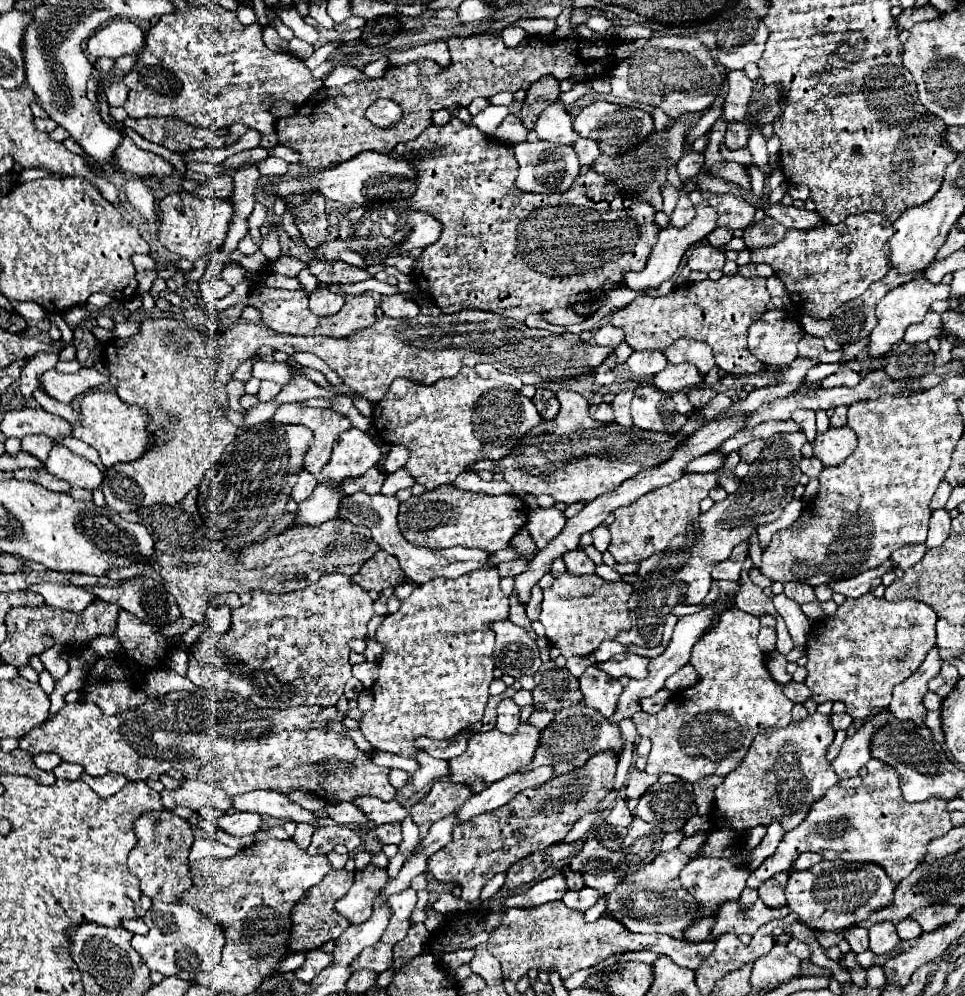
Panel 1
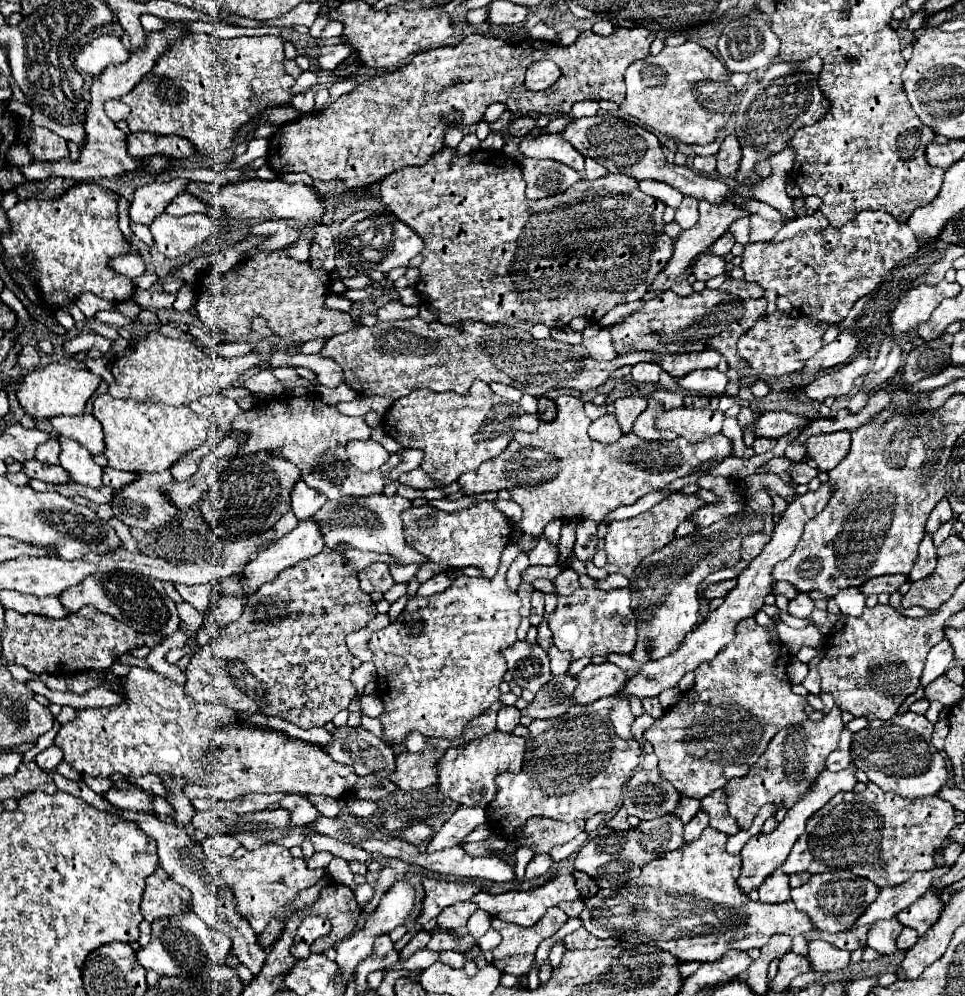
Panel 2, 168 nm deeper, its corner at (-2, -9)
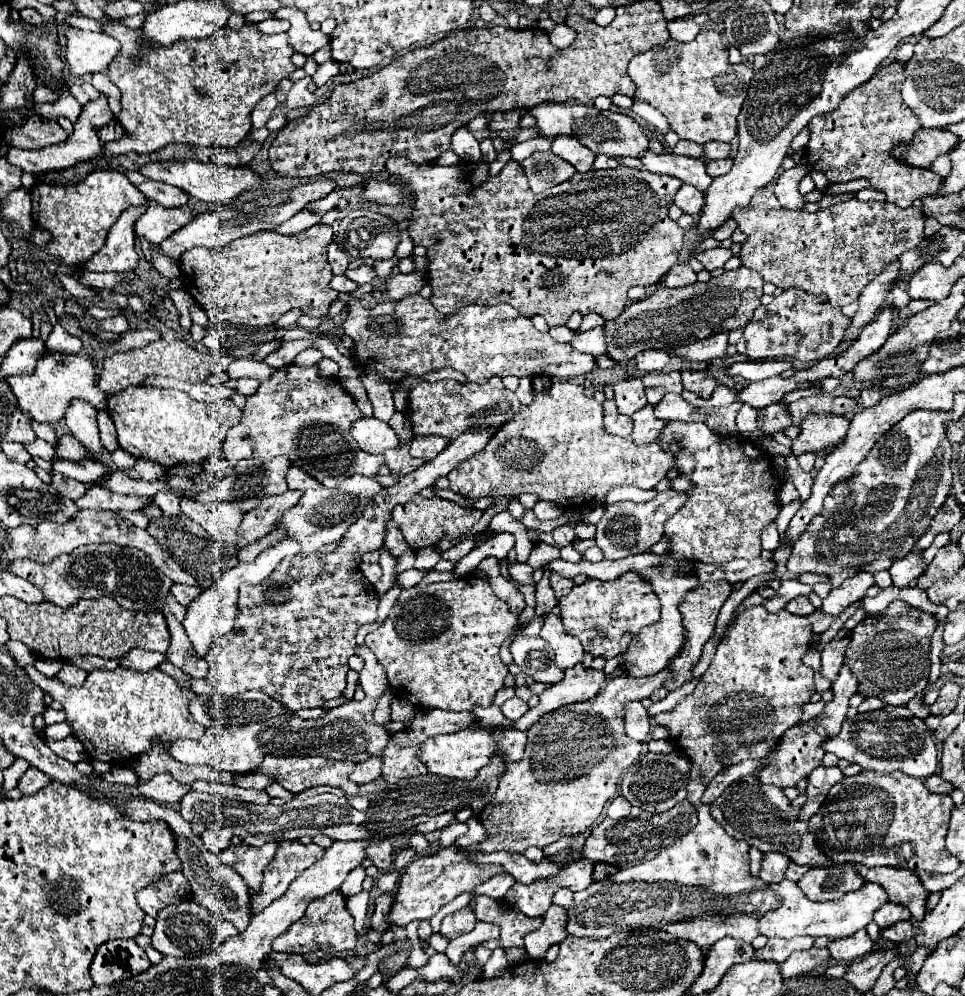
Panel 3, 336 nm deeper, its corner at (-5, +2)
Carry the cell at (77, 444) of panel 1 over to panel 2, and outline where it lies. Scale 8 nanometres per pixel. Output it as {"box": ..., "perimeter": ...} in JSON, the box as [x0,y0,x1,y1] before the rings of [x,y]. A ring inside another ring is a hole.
{"box":[102,466,136,488],"perimeter":[[[104,466],[102,470],[104,470],[102,472],[102,482],[110,488],[122,488],[122,484],[126,486],[128,482],[132,482],[136,478],[136,474],[132,474],[132,472],[120,472],[120,470],[114,470],[110,466]]]}

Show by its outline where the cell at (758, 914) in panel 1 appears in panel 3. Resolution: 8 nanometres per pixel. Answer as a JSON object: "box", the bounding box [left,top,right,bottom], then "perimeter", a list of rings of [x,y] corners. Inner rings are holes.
{"box":[567,801,887,949],"perimeter":[[[697,801],[699,823],[671,847],[659,851],[659,855],[641,865],[621,869],[609,879],[595,881],[587,889],[573,895],[573,909],[567,909],[567,935],[573,937],[607,937],[625,929],[661,929],[681,939],[693,941],[703,949],[709,949],[715,941],[723,937],[735,937],[745,943],[751,943],[757,935],[765,937],[801,937],[801,935],[831,935],[831,937],[849,937],[857,929],[863,929],[873,921],[873,913],[887,903],[887,895],[881,885],[865,883],[853,893],[845,893],[841,901],[809,901],[801,889],[783,879],[777,885],[769,885],[749,873],[749,845],[745,841],[735,841],[725,833],[725,829],[709,815],[709,805]]]}

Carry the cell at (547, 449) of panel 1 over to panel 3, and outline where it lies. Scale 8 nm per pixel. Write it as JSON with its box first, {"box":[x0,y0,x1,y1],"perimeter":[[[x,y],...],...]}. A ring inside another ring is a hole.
{"box":[447,381,679,509],"perimeter":[[[557,381],[557,383],[551,385],[549,391],[545,391],[545,393],[535,393],[531,405],[521,407],[521,411],[517,413],[517,417],[513,417],[513,421],[507,421],[507,423],[503,425],[503,429],[499,429],[499,431],[493,435],[493,439],[485,445],[485,449],[483,449],[481,453],[475,453],[473,457],[467,457],[465,461],[461,461],[461,465],[457,465],[457,469],[453,469],[453,473],[449,473],[447,479],[449,479],[449,489],[451,489],[453,493],[457,493],[457,495],[461,495],[461,497],[467,497],[467,499],[473,499],[473,501],[477,501],[477,499],[481,499],[481,497],[501,497],[501,495],[515,495],[515,497],[517,497],[517,495],[521,495],[521,493],[535,493],[535,495],[539,495],[539,499],[543,499],[543,501],[553,501],[553,503],[559,503],[559,505],[565,507],[565,509],[575,509],[575,507],[585,505],[583,501],[591,501],[591,499],[603,501],[605,495],[609,493],[609,489],[615,487],[615,485],[633,485],[633,487],[639,487],[639,489],[653,489],[653,487],[667,475],[667,471],[673,469],[673,463],[675,463],[673,451],[677,451],[677,449],[679,449],[679,445],[671,445],[669,451],[663,451],[661,445],[659,445],[659,441],[645,443],[645,445],[635,445],[633,439],[629,439],[629,437],[627,437],[627,439],[621,439],[621,437],[617,437],[617,435],[609,435],[603,427],[603,406],[597,403],[593,397],[587,399],[587,397],[583,395],[583,387],[581,387],[581,385],[569,383],[569,381]]]}

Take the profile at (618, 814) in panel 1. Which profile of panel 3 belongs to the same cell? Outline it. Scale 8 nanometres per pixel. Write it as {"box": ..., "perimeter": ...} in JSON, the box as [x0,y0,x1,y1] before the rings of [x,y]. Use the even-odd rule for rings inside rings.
{"box":[607,795,631,819],"perimeter":[[[619,795],[619,797],[609,805],[607,815],[609,815],[611,819],[623,819],[623,817],[627,817],[627,815],[629,815],[629,811],[631,811],[629,801],[627,801],[623,795]]]}

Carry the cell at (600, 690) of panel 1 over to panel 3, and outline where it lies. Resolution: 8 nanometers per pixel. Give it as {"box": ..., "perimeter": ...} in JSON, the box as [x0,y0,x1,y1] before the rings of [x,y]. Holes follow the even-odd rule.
{"box":[625,701,649,743],"perimeter":[[[635,701],[635,703],[629,703],[627,709],[625,709],[625,731],[631,739],[639,741],[639,743],[645,743],[645,739],[649,737],[649,715],[645,711],[645,707]]]}

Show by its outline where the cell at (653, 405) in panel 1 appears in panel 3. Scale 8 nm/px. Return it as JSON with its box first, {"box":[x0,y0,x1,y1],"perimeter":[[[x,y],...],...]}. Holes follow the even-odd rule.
{"box":[633,405,665,443],"perimeter":[[[645,405],[637,413],[633,413],[633,441],[637,443],[651,443],[657,439],[659,431],[665,427],[665,421],[653,417],[653,405]]]}

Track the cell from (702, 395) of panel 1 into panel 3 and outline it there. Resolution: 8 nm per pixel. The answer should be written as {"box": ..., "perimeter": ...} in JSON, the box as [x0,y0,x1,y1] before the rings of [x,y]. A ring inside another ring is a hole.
{"box":[681,371,717,399],"perimeter":[[[681,371],[681,375],[683,375],[683,387],[687,391],[697,393],[703,399],[709,399],[713,389],[717,387],[715,377],[707,371]]]}

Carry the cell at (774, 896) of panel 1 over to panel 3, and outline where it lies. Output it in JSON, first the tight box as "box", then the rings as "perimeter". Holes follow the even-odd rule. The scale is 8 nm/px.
{"box":[759,853,789,883],"perimeter":[[[765,853],[761,859],[761,871],[759,877],[767,883],[779,883],[785,877],[785,869],[789,867],[789,857],[783,853]]]}

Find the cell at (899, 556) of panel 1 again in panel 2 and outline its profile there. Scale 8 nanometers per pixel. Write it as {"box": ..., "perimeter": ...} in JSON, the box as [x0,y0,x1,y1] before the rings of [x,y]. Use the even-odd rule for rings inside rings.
{"box":[860,574,908,596],"perimeter":[[[894,574],[894,576],[878,576],[874,580],[868,580],[866,584],[860,586],[860,590],[870,596],[870,594],[882,594],[882,592],[896,592],[904,582],[908,582],[906,574]]]}

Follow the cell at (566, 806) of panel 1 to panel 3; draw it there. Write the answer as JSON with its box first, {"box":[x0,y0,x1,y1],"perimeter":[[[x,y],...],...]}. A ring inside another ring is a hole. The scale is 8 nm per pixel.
{"box":[441,907,477,941],"perimeter":[[[465,907],[465,909],[455,911],[455,913],[451,913],[451,915],[447,915],[443,919],[443,923],[441,923],[441,935],[451,941],[451,939],[455,939],[459,935],[465,935],[465,933],[473,931],[475,925],[477,925],[475,915],[471,913],[469,907]]]}

